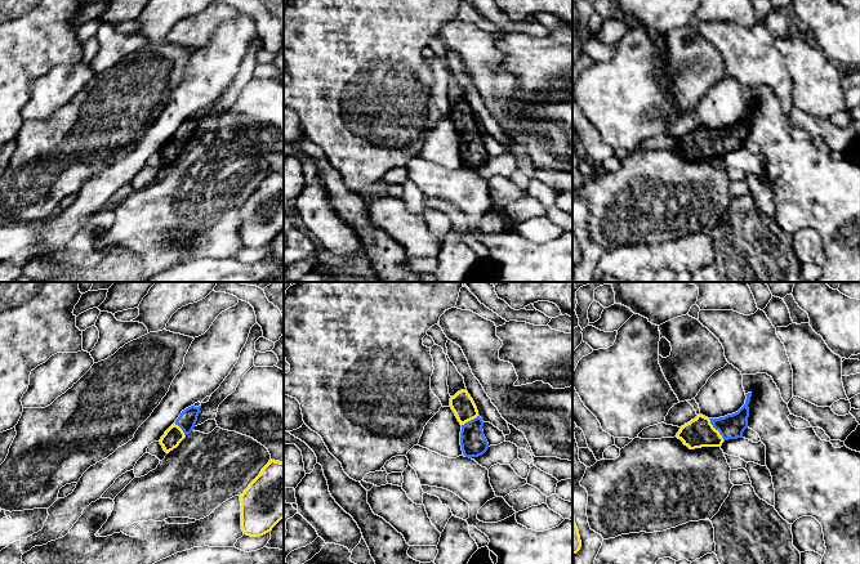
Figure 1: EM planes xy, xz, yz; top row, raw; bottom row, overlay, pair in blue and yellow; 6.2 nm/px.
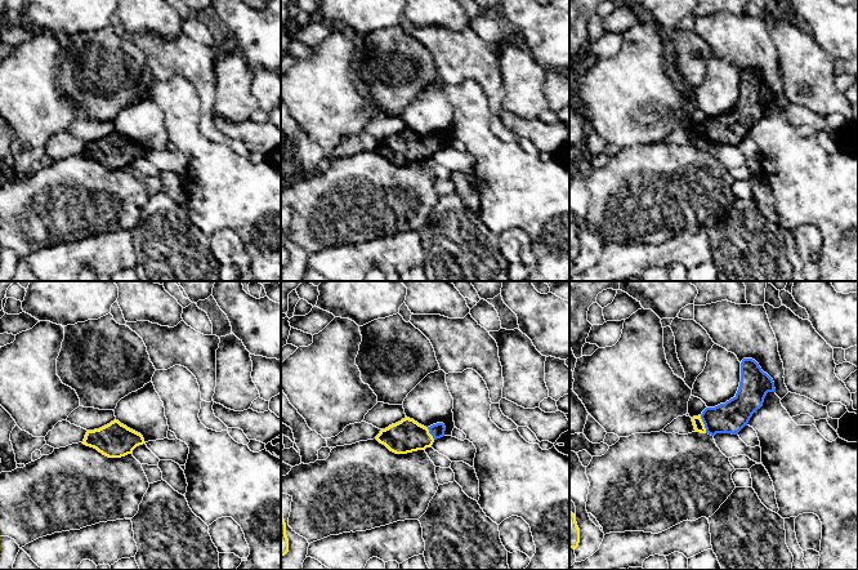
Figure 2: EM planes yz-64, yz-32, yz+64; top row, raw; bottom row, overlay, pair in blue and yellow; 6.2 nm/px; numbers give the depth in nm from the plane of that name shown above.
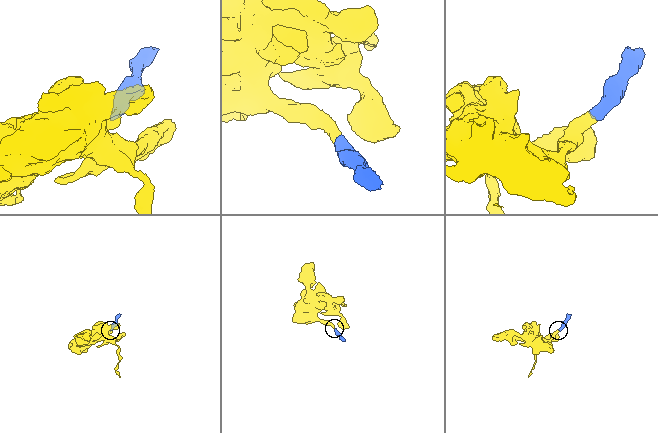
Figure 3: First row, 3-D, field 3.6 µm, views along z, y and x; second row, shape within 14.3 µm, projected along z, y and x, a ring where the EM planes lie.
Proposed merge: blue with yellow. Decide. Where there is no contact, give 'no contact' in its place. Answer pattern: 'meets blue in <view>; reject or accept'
meets blue in yz; accept

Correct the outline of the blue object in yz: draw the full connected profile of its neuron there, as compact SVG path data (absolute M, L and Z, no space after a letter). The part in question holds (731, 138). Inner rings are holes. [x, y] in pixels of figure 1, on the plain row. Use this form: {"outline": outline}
{"outline": "M752 104L745 107L745 116L738 124L719 130L698 126L694 131L681 138L676 148L690 161L721 158L725 152L743 149L743 144L748 139L748 116Z"}

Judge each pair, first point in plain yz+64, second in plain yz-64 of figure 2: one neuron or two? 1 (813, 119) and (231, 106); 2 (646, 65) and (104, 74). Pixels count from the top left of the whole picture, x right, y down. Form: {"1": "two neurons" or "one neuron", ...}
{"1": "two neurons", "2": "two neurons"}

